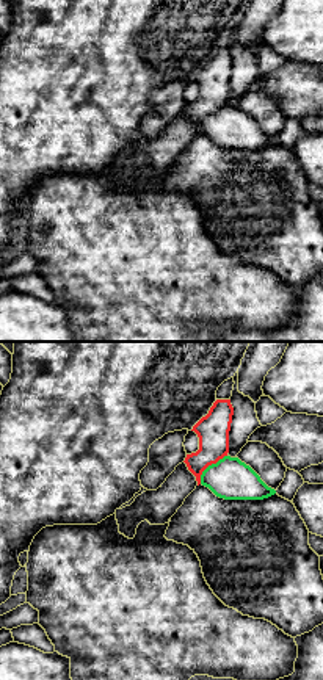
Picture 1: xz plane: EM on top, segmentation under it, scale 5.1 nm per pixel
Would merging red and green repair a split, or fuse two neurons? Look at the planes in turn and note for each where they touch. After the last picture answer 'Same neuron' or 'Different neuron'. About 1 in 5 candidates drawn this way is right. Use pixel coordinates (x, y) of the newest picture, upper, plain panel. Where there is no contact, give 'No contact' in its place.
Touches red at (209, 113)

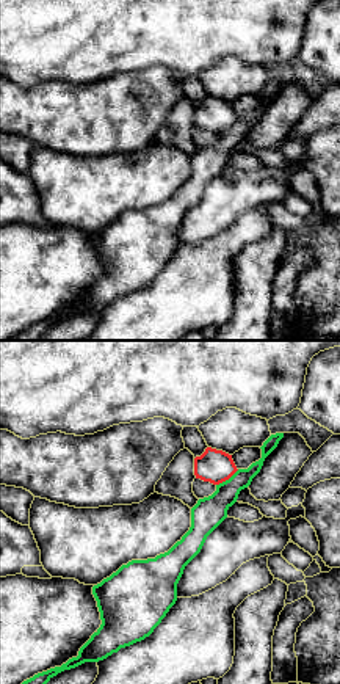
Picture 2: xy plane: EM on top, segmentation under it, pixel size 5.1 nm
Touches red at (227, 127)

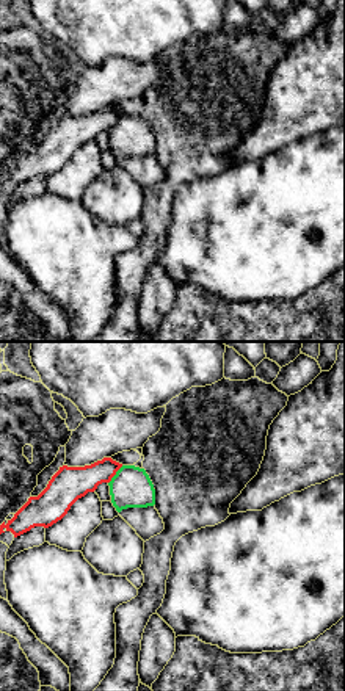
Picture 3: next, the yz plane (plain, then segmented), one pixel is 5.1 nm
Touches red at (115, 123)

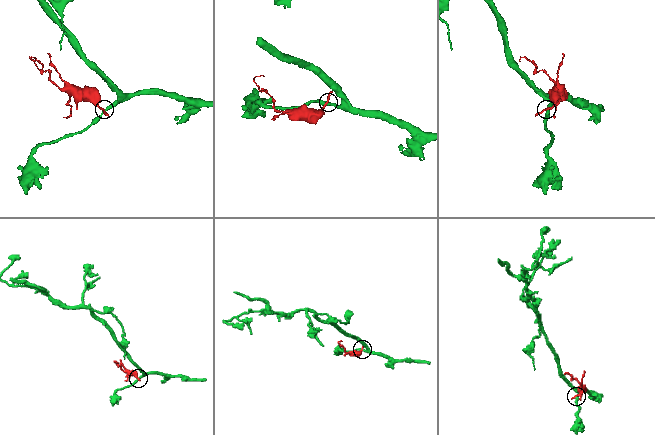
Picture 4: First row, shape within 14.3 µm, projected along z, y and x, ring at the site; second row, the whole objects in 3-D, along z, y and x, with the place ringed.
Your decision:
Different neuron

